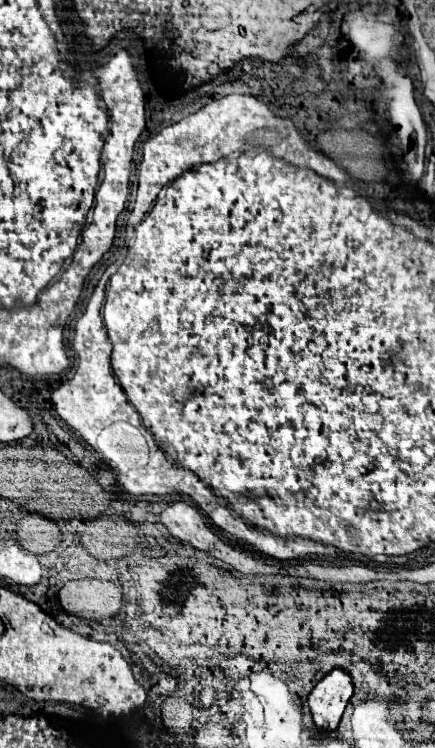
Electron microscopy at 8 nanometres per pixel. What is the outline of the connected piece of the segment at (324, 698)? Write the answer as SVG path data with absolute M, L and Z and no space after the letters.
M345 669L329 671L327 677L323 677L313 687L307 699L315 725L323 731L337 729L351 695L353 695L351 675Z

